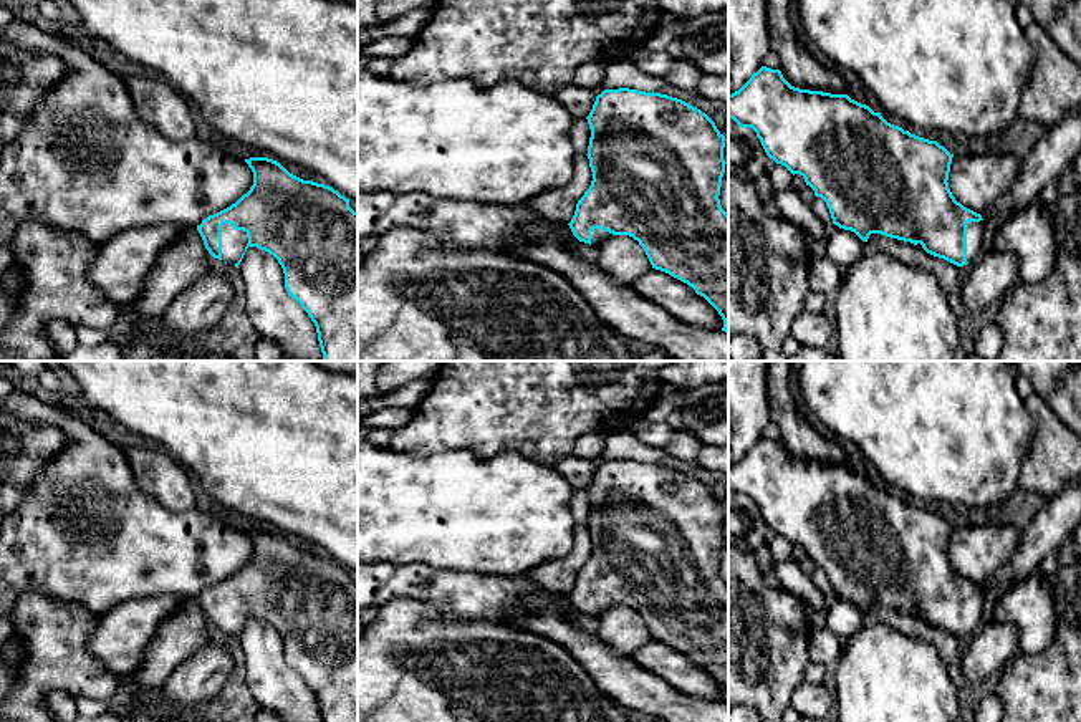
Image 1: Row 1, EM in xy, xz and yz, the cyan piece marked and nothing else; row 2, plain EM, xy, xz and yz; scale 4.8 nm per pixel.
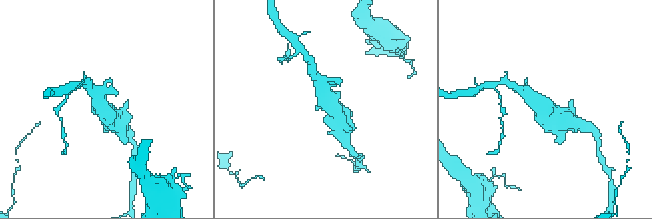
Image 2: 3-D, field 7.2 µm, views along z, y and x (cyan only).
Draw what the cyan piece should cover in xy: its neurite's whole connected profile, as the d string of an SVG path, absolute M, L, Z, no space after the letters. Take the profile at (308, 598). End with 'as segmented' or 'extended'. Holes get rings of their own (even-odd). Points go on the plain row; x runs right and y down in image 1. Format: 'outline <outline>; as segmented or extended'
outline M250 528L245 530L245 533L253 543L253 556L235 575L214 586L209 586L207 590L202 591L200 596L197 596L197 601L204 611L205 619L214 629L223 631L225 634L235 636L237 639L248 618L257 618L273 626L283 639L285 659L288 666L301 676L301 679L308 684L308 687L315 694L321 722L358 722L358 583L354 583L349 578L349 570L341 566L333 558L313 551L303 551L290 545L280 533L273 530Z; extended

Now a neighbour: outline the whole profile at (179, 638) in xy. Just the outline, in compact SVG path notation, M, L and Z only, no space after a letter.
M185 599L177 614L159 626L141 667L129 676L137 687L137 697L162 687L179 664L212 641L212 631L199 601Z

